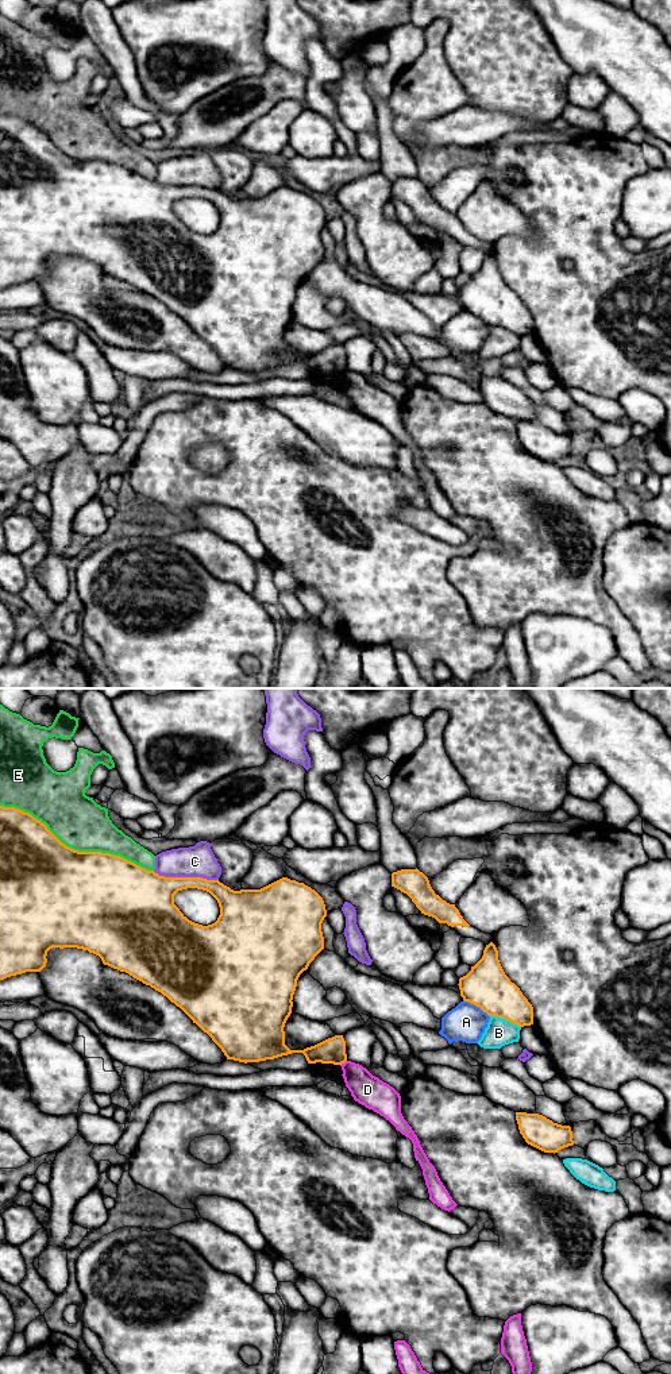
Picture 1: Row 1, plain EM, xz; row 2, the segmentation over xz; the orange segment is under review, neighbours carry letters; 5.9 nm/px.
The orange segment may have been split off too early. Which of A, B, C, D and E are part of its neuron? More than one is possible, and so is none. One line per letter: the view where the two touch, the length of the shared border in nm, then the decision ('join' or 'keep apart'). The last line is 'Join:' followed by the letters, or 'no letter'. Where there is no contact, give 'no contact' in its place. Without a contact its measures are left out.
A: contact in xz; length 190 nm; keep apart
B: contact in xz; length 200 nm; keep apart
C: contact in xz; length 400 nm; keep apart
D: contact in xz; length 50 nm; keep apart
E: contact in xz; length 1000 nm; keep apart
Join: no letter

